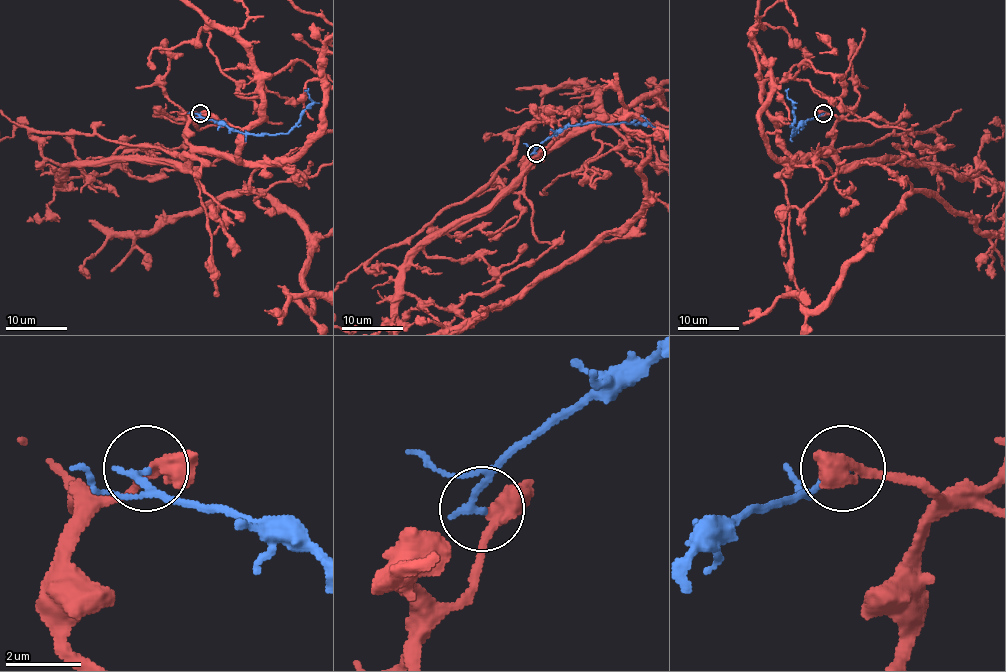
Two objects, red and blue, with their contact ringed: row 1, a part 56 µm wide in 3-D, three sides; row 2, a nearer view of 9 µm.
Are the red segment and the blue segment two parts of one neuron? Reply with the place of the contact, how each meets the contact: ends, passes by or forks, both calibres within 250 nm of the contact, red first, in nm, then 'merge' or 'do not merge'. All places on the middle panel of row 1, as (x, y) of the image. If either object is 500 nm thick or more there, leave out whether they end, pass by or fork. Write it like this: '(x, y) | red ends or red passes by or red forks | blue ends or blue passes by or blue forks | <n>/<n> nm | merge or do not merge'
(536, 153) | red passes by | blue ends | 360/200 nm | do not merge

